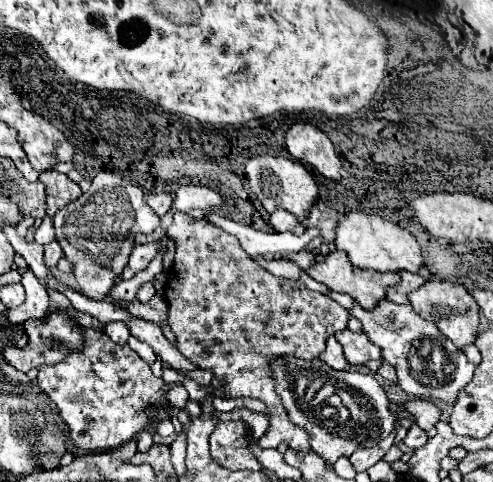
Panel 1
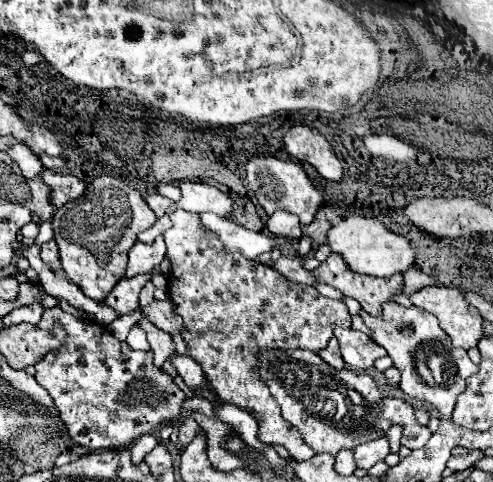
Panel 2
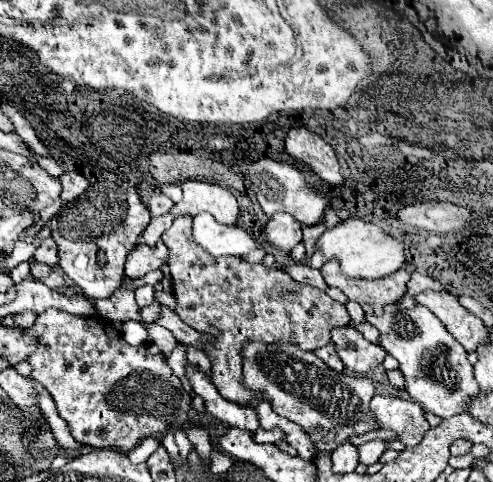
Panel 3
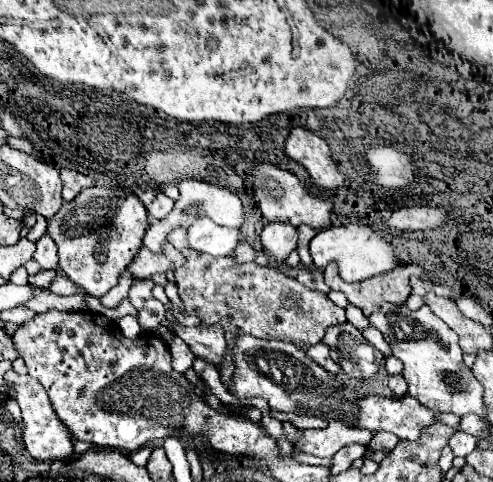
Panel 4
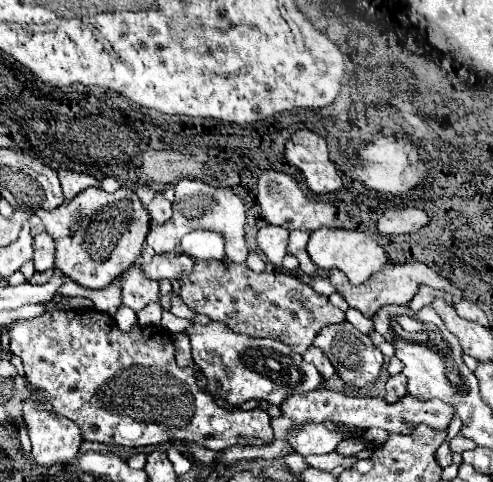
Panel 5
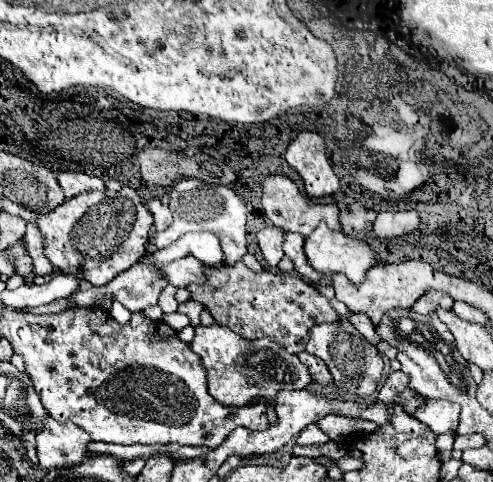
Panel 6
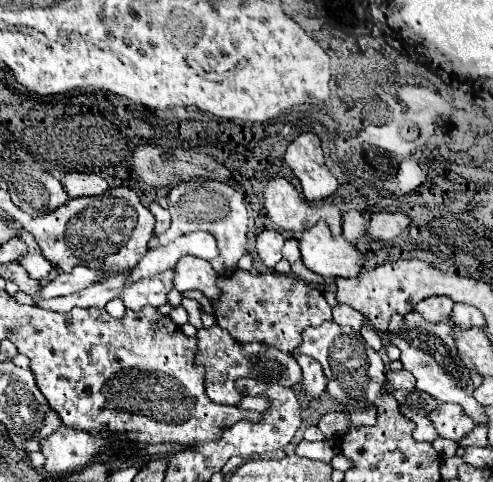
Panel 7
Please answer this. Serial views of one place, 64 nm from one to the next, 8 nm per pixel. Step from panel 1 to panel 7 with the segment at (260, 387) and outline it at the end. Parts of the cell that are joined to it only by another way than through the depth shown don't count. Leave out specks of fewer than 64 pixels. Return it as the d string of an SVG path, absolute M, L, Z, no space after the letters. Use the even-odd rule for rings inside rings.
M234 270L220 282L220 298L214 302L214 316L220 328L228 330L240 344L262 342L282 352L292 352L300 344L300 332L308 326L320 326L332 320L326 298L306 282L282 274L250 274Z

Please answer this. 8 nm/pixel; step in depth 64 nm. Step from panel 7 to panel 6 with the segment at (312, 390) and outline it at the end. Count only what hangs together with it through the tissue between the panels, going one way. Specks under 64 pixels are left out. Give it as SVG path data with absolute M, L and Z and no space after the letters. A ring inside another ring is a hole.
M300 352L298 358L300 358L300 362L308 368L314 384L326 386L326 384L332 382L332 376L330 376L330 372L328 372L328 368L326 368L326 364L324 364L322 360L318 360L316 356L312 356L312 354L308 354L308 352Z

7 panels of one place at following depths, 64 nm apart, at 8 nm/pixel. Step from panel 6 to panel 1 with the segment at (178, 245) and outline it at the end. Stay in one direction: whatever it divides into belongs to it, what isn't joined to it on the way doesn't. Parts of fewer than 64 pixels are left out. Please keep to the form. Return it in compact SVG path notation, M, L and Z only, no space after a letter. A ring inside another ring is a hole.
M206 212L206 220L212 222L214 226L222 228L224 232L232 234L238 238L240 246L244 248L244 252L254 258L258 254L290 254L290 252L302 252L306 248L306 244L318 236L318 230L316 228L310 228L310 230L304 230L302 236L296 236L292 232L284 232L284 234L278 234L278 232L260 232L260 230L254 230L250 226L244 226L244 224L238 224L234 220L228 220L224 216L218 216L216 212Z

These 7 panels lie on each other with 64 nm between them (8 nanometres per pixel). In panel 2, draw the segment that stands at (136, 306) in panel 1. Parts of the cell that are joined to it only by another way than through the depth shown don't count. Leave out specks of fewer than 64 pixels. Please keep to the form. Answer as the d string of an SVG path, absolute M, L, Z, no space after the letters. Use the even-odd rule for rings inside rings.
M154 300L146 308L142 308L142 312L160 330L170 332L170 334L176 334L176 336L182 336L184 334L184 324L180 324L180 316L174 314L174 308L172 308L172 302L170 300L166 300L166 302Z

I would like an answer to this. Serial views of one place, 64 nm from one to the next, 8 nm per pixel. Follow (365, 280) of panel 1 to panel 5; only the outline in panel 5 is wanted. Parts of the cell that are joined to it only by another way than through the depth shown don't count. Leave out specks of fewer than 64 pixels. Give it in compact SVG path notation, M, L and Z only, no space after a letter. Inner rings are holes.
M406 262L406 264L388 264L386 268L382 268L380 272L372 274L364 284L360 286L352 286L348 284L348 278L340 272L340 270L330 270L328 272L328 278L330 282L334 284L336 292L348 302L350 308L356 308L360 310L364 316L372 318L382 306L388 306L388 304L400 304L400 306L406 306L412 296L416 296L418 288L422 284L426 286L432 286L432 288L438 288L438 290L444 290L444 292L450 292L452 296L458 296L458 298L466 298L466 290L458 288L454 282L446 282L446 278L440 278L432 268L428 268L426 264L422 262Z

